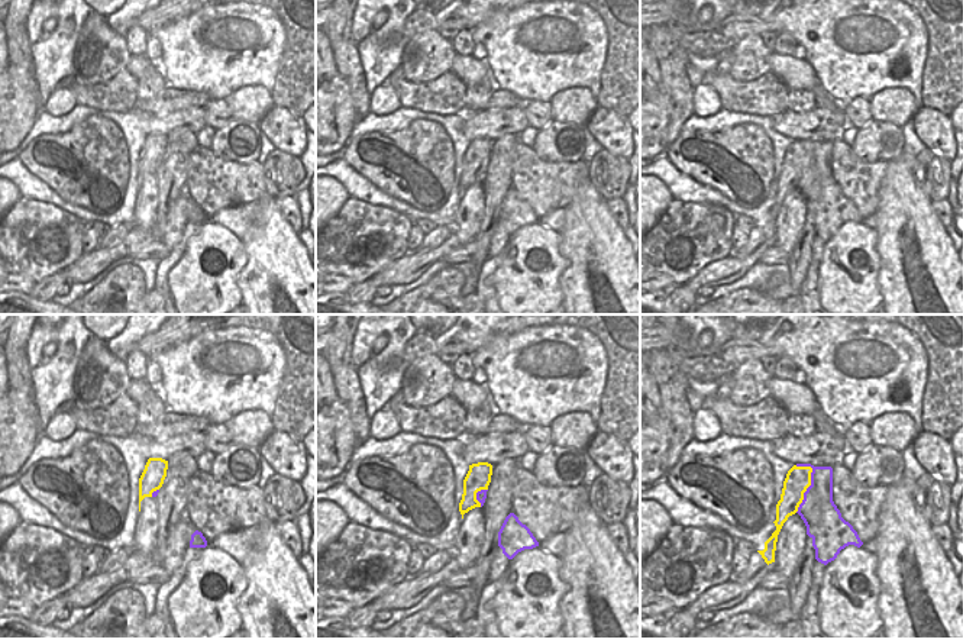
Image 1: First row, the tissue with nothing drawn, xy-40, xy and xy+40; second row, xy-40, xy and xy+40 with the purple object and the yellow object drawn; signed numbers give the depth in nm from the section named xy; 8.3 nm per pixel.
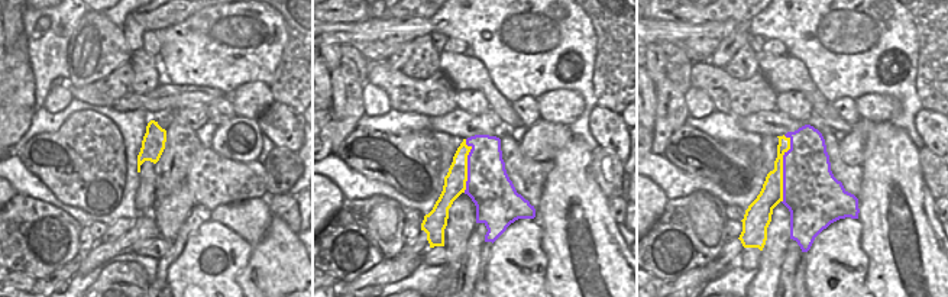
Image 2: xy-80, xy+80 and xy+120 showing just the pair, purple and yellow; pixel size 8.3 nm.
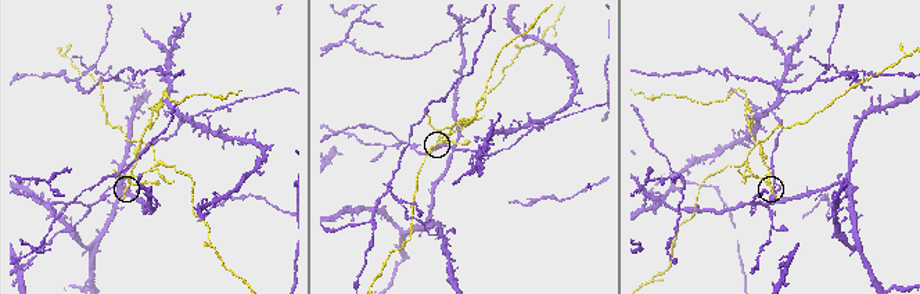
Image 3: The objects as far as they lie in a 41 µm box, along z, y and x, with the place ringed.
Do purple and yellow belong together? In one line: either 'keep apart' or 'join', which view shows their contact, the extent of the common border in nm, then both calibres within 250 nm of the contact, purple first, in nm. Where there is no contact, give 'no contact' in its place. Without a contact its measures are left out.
keep apart; meets purple in xy+40; contact 420 nm long; 300 nm thick on the purple side, 220 nm on the other

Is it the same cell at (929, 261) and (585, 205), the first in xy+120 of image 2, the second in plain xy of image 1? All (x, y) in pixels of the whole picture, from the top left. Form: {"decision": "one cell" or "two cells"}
{"decision": "one cell"}

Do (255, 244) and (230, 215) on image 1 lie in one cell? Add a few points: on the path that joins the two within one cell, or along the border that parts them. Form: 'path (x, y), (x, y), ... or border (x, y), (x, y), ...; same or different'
border (258, 200), (259, 216), (241, 238); different

